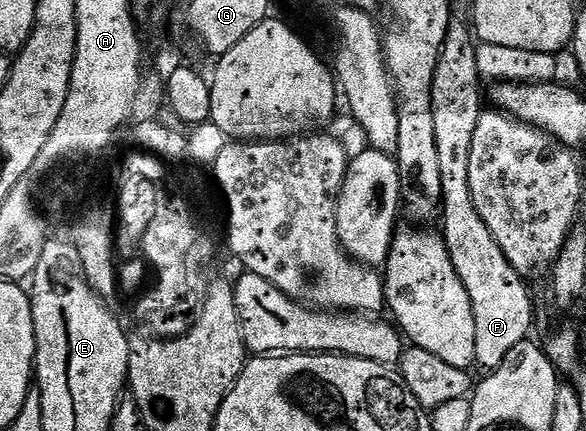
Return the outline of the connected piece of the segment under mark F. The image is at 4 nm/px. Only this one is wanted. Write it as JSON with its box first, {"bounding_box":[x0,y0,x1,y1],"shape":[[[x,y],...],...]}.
{"bounding_box":[432,18,532,373],"shape":[[[453,18],[452,24],[440,47],[440,59],[434,69],[432,82],[432,112],[434,113],[434,142],[438,147],[438,166],[442,172],[442,220],[444,219],[444,244],[450,253],[450,261],[462,277],[462,285],[466,285],[466,293],[470,293],[470,305],[474,309],[474,353],[475,366],[485,367],[491,373],[506,361],[506,353],[514,349],[514,345],[525,342],[532,331],[532,295],[528,292],[525,276],[520,275],[510,261],[506,261],[506,253],[494,241],[494,233],[486,229],[486,221],[478,217],[478,209],[474,209],[474,197],[470,197],[470,145],[474,141],[474,128],[478,126],[478,117],[482,110],[482,78],[476,60],[478,43],[474,31],[460,20]]]}

